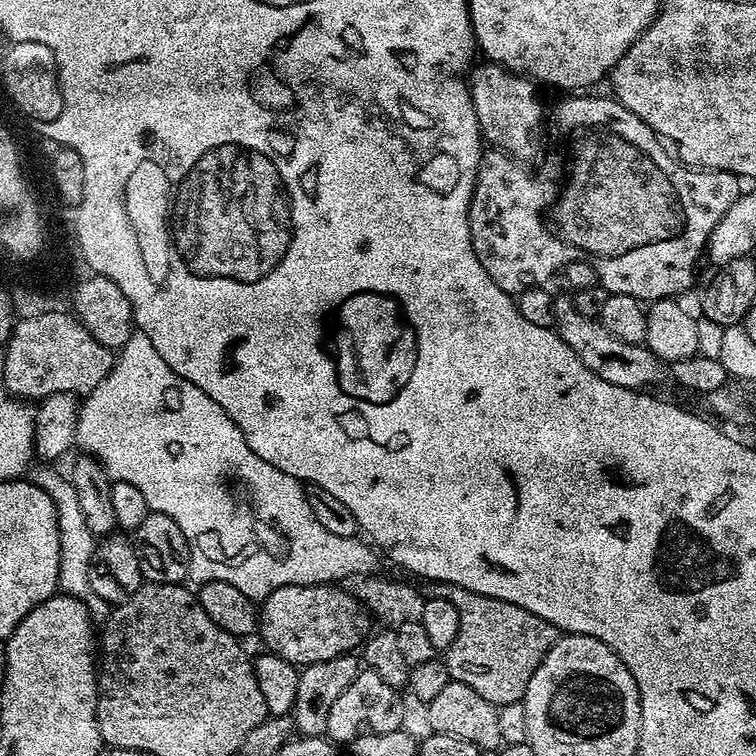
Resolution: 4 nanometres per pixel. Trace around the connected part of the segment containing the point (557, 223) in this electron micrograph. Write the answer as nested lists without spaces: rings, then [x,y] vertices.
[[[572,94],[569,100],[564,100],[556,109],[551,109],[552,128],[556,133],[552,140],[557,144],[556,152],[560,156],[568,155],[564,160],[564,168],[560,164],[552,164],[548,172],[531,172],[528,168],[523,168],[519,164],[519,159],[513,158],[503,150],[488,150],[480,157],[480,165],[476,170],[476,185],[472,191],[472,201],[468,211],[468,221],[470,222],[470,238],[472,239],[472,249],[482,262],[486,274],[494,278],[494,282],[499,288],[509,294],[519,294],[528,288],[536,285],[547,285],[547,280],[552,275],[559,273],[564,265],[575,260],[585,260],[590,262],[590,266],[596,268],[596,275],[600,287],[610,294],[630,294],[642,302],[655,302],[657,300],[667,300],[679,297],[679,292],[684,292],[696,280],[696,263],[702,260],[705,255],[708,239],[718,226],[718,222],[734,206],[734,202],[742,195],[741,181],[733,172],[713,172],[711,170],[701,170],[691,167],[681,162],[665,145],[661,137],[656,135],[654,129],[646,126],[638,114],[634,114],[626,106],[622,106],[619,100],[604,96],[588,96],[592,94]]]

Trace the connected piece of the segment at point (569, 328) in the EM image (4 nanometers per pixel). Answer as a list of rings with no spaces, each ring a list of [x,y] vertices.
[[[571,295],[555,297],[553,318],[555,331],[560,333],[566,346],[570,346],[570,350],[574,350],[574,354],[578,354],[578,358],[582,358],[582,362],[586,362],[586,366],[594,370],[594,374],[598,374],[598,378],[614,386],[626,386],[637,390],[647,389],[652,386],[648,384],[659,378],[662,362],[648,347],[644,344],[622,342],[622,338],[614,338],[610,330],[600,325],[599,319],[579,312]]]

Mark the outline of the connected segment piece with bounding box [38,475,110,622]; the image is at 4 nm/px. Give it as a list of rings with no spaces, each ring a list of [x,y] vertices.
[[[62,475],[39,477],[40,487],[45,488],[52,501],[56,503],[56,513],[60,519],[60,583],[59,591],[65,596],[77,596],[83,600],[91,614],[93,621],[103,622],[108,619],[110,606],[98,594],[90,590],[90,562],[94,547],[94,535],[87,529],[82,509],[78,504],[78,496],[74,486]]]

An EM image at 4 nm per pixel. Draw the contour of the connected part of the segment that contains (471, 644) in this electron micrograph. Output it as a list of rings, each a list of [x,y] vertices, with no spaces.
[[[436,584],[434,592],[458,606],[458,638],[454,638],[442,656],[449,677],[470,686],[470,690],[482,694],[482,698],[491,704],[521,703],[530,678],[534,678],[534,670],[538,670],[542,658],[546,658],[548,651],[556,645],[557,628],[546,622],[546,618],[522,610],[522,606],[453,584]]]

